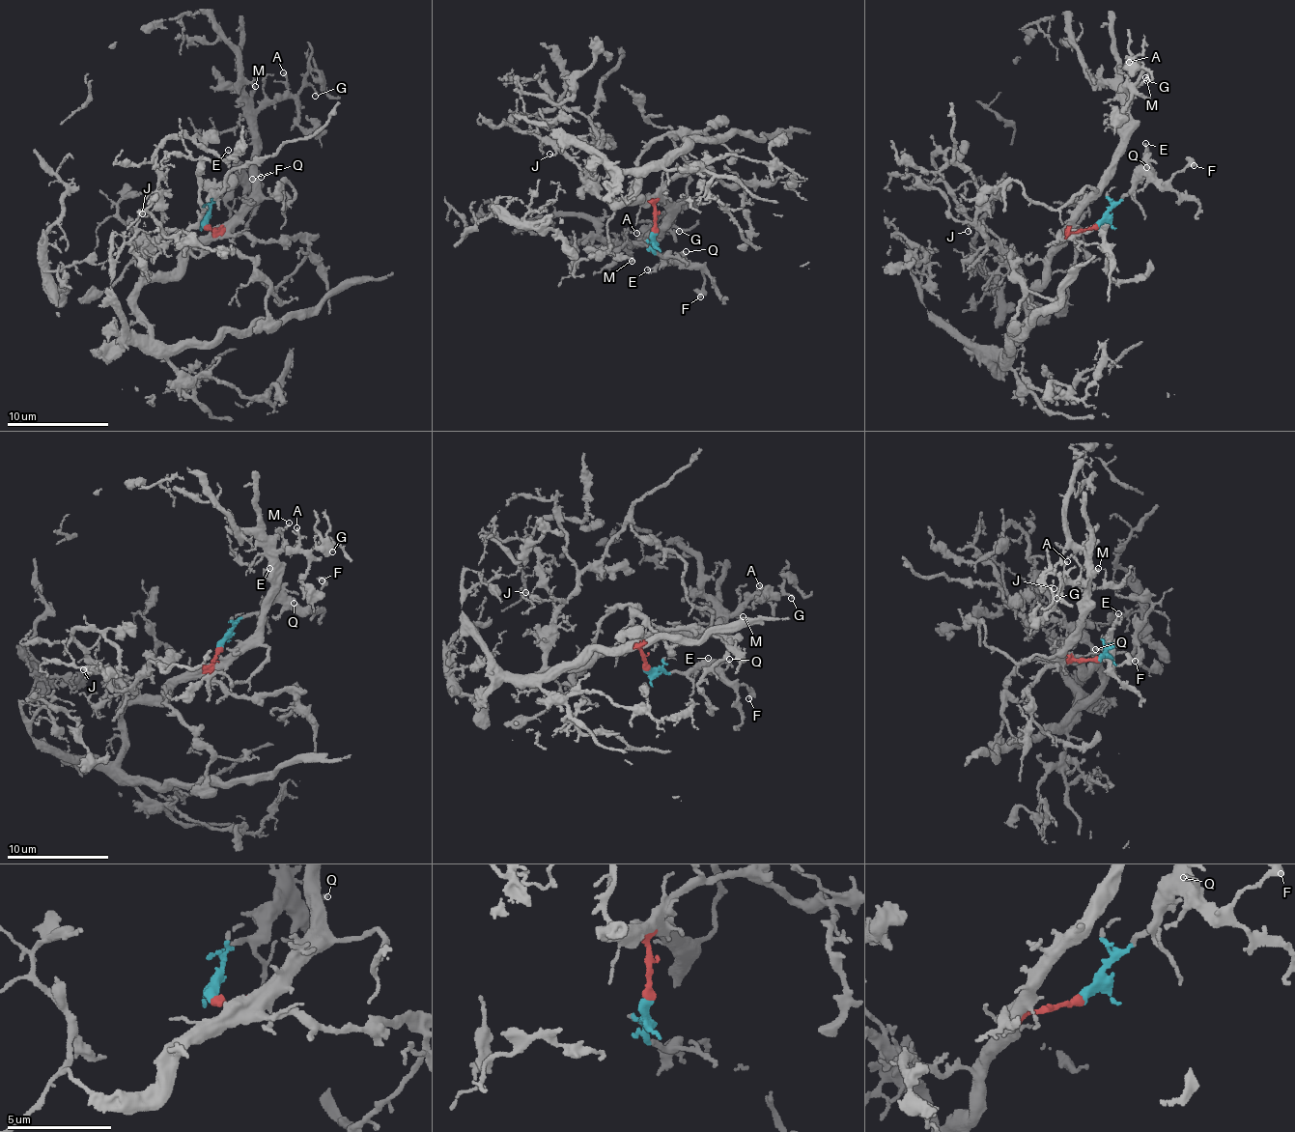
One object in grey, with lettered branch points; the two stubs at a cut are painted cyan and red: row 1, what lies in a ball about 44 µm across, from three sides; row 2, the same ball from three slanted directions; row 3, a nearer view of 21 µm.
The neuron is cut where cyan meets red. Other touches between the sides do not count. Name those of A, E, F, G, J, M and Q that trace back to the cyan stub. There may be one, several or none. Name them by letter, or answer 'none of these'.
E, F, Q

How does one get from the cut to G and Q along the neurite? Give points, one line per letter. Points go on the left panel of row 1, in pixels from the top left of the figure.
G: (206, 226), (218, 232), (249, 200), (255, 167), (256, 115), (305, 86), (316, 97)
Q: (206, 226), (211, 203), (226, 199), (239, 182), (252, 183), (262, 177)

